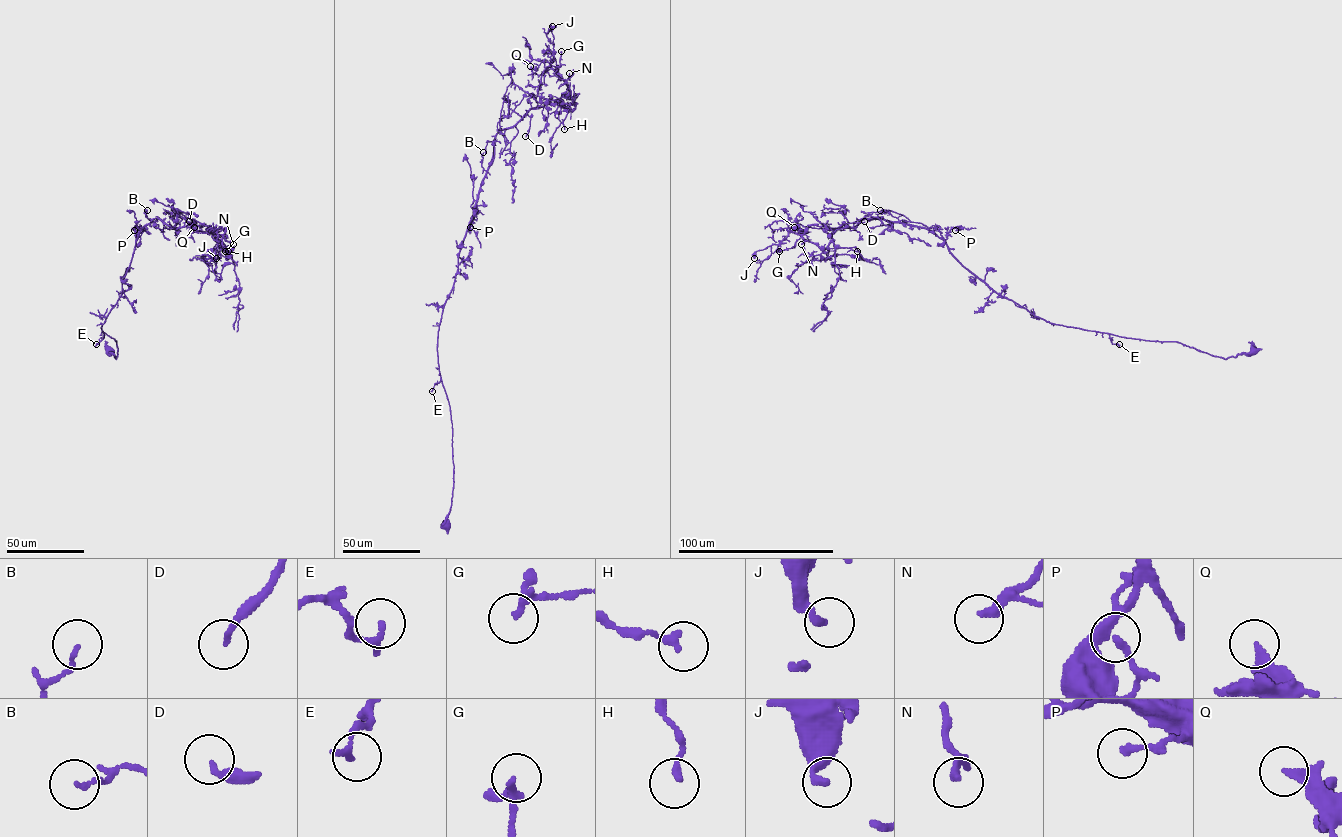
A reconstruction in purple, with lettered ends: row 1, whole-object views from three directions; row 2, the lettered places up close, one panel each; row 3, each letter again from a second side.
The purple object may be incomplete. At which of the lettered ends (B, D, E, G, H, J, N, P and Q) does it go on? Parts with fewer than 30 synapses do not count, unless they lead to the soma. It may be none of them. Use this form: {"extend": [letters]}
{"extend": []}

